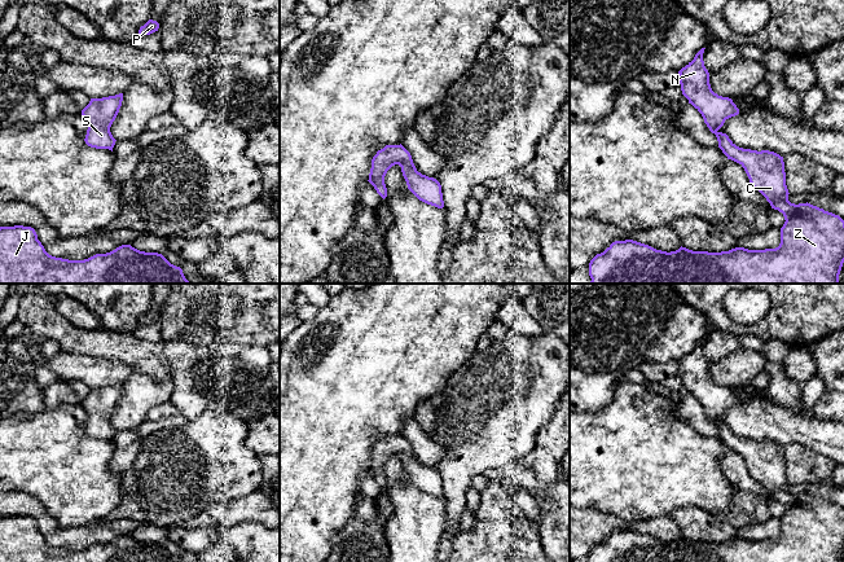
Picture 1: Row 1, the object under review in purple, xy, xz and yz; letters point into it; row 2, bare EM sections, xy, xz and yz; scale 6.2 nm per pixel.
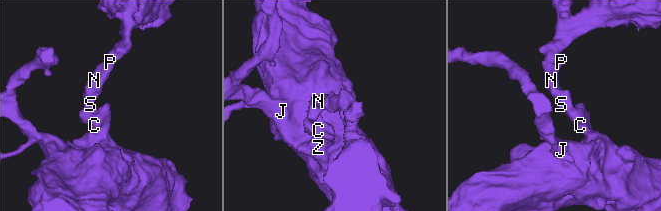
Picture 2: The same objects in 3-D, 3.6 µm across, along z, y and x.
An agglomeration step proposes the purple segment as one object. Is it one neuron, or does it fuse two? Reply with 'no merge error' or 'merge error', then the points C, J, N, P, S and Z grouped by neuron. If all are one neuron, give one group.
no merge error; groups C J N P S Z

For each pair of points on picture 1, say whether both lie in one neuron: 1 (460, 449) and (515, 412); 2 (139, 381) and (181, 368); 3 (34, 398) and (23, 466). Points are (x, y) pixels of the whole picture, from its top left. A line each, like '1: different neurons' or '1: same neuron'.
1: same neuron
2: different neurons
3: different neurons

